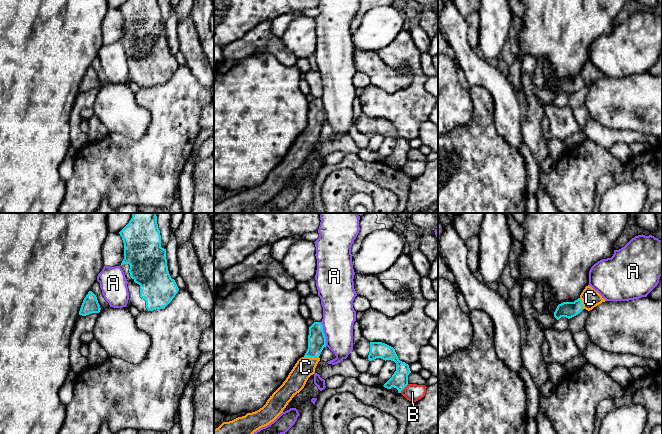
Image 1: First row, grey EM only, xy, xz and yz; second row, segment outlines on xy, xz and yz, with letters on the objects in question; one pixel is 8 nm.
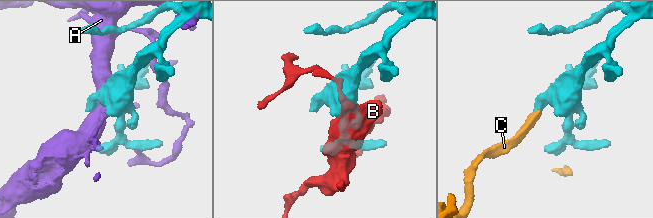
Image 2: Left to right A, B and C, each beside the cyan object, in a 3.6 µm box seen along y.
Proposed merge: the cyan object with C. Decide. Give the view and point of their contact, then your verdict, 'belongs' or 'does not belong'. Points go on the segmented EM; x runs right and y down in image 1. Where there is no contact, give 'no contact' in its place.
xz (311, 357) | belongs

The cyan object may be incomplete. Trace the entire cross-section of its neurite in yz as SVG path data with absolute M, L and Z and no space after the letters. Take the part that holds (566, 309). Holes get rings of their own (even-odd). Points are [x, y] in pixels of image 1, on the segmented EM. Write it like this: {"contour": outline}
{"contour": "M586 286L580 297L574 302L563 302L559 304L554 312L554 317L559 320L561 317L568 319L578 315L583 309L592 310L606 300L591 286Z"}

